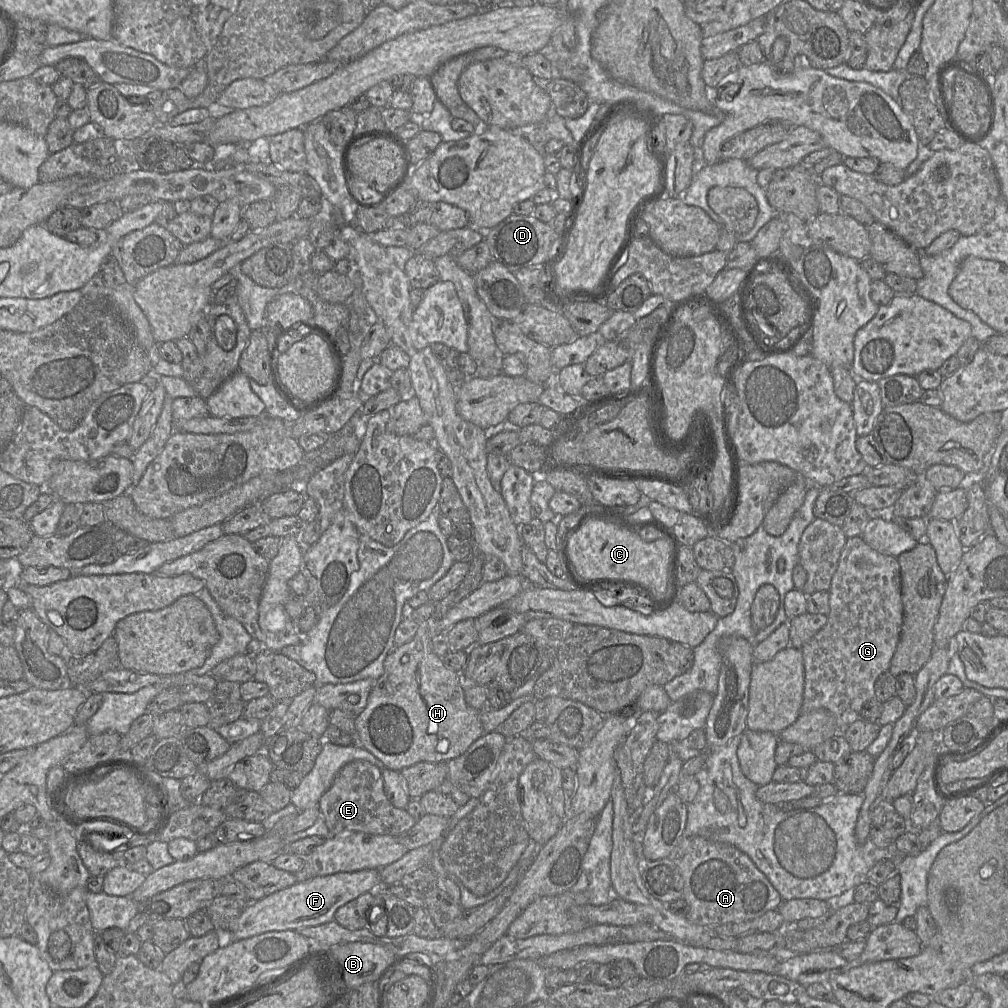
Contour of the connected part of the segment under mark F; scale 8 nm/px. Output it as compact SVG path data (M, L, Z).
M368 869L355 872L339 872L327 876L316 876L305 882L274 892L256 902L246 905L230 934L231 941L247 939L273 931L296 931L315 927L334 920L336 911L360 895L381 889L379 870Z

